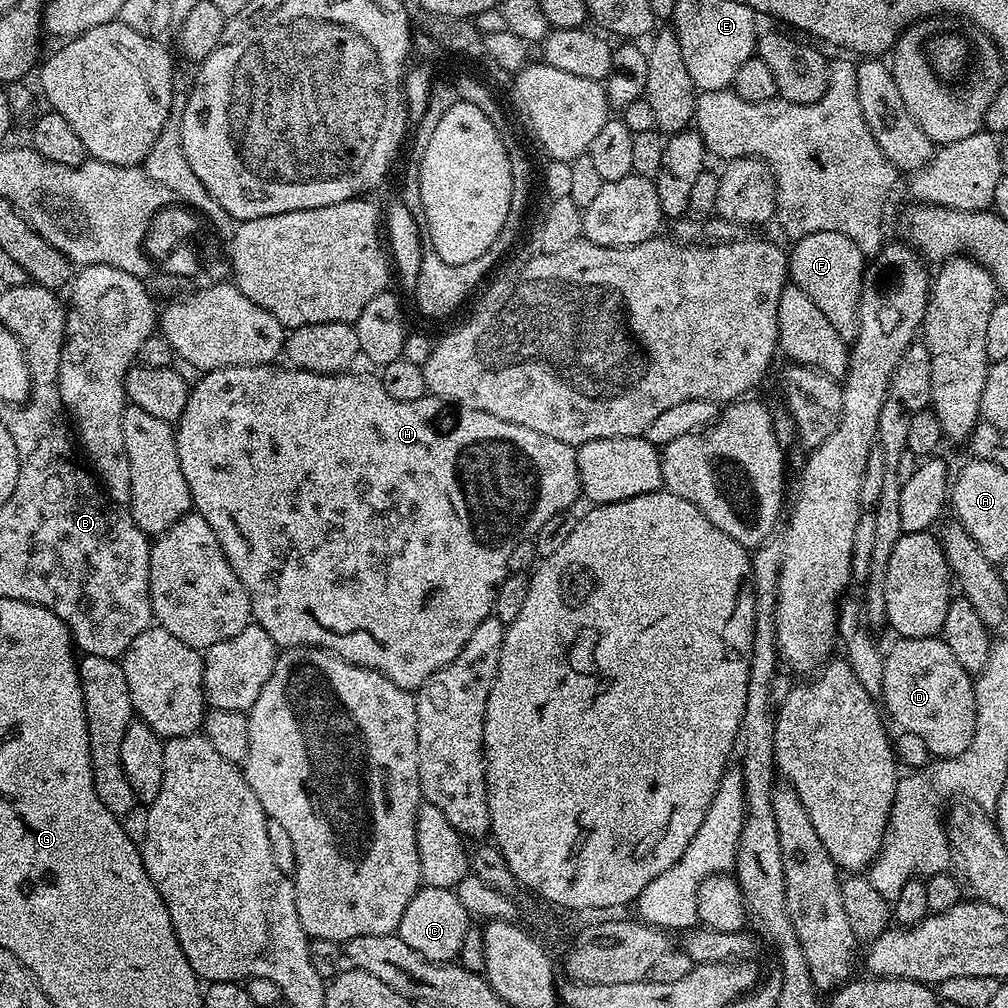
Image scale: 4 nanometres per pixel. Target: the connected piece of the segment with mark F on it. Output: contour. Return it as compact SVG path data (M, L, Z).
M815 232L799 237L788 252L788 275L791 283L796 284L822 310L822 315L830 321L830 326L838 330L845 342L856 339L858 326L858 306L860 287L864 281L866 257L846 234L837 232Z

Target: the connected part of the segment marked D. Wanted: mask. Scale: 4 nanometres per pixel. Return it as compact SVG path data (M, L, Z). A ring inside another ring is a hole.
M939 635L926 638L897 639L892 649L884 652L882 690L879 699L885 713L900 732L918 734L926 742L926 750L936 758L962 754L974 738L976 725L976 685L973 673L962 670L958 658Z

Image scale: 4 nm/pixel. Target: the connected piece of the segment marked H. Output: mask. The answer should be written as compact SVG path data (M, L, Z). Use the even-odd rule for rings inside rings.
M270 363L238 366L237 368L213 368L205 371L201 375L204 377L197 384L193 383L191 385L186 410L182 410L174 431L176 433L176 445L178 446L178 462L182 466L186 486L190 486L192 507L199 512L202 518L206 518L206 522L210 522L210 530L214 530L230 566L238 574L242 586L246 586L248 597L252 603L253 621L260 624L262 630L266 630L266 634L270 634L270 638L276 644L277 649L317 647L317 624L318 627L325 628L326 631L333 632L336 635L336 640L323 641L322 647L326 650L346 658L346 662L357 664L363 668L372 668L374 671L382 673L386 678L390 678L390 682L394 682L394 686L419 690L428 681L430 674L442 670L442 666L446 666L450 662L454 662L454 658L458 658L462 646L466 646L470 633L476 629L478 622L482 622L488 616L493 615L492 607L494 606L496 591L504 577L509 575L508 559L510 558L510 550L514 550L514 546L518 546L523 540L535 538L538 530L542 530L542 522L554 518L554 514L569 511L573 507L571 504L576 499L581 499L578 462L576 461L577 449L566 442L558 442L558 438L546 438L546 434L538 434L538 430L526 430L526 426L518 426L514 422L506 422L502 418L494 418L494 414L482 414L482 410L470 410L461 404L451 404L448 400L443 400L431 394L418 398L418 402L398 402L396 399L390 398L390 394L386 394L386 386L382 386L380 377L376 374L372 374L372 376L348 376L352 374L319 376L313 372L304 372L300 368L291 366L276 367L275 363Z

